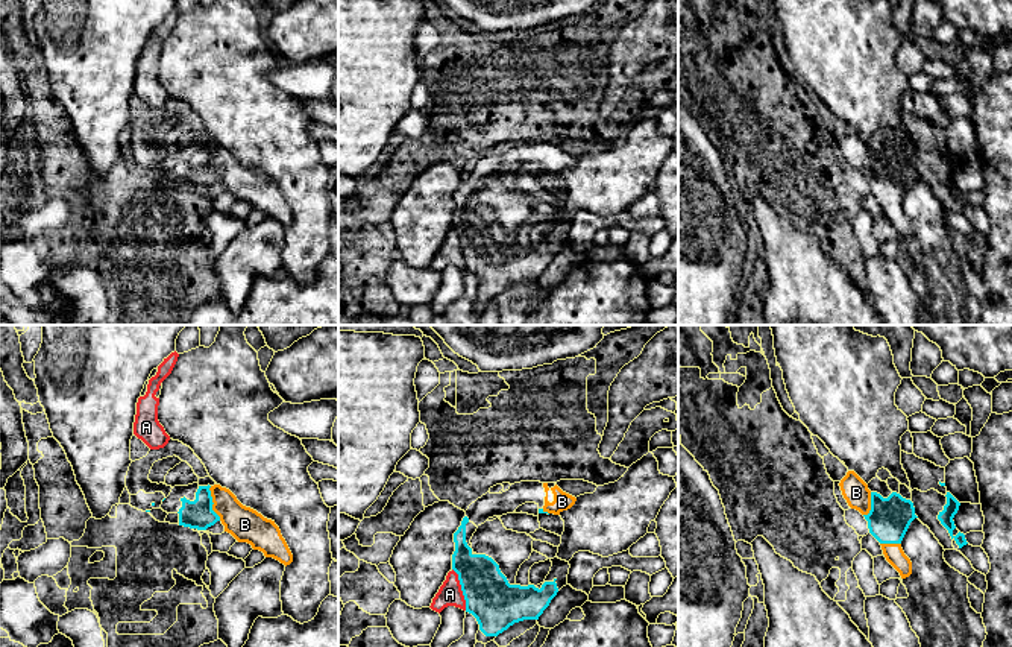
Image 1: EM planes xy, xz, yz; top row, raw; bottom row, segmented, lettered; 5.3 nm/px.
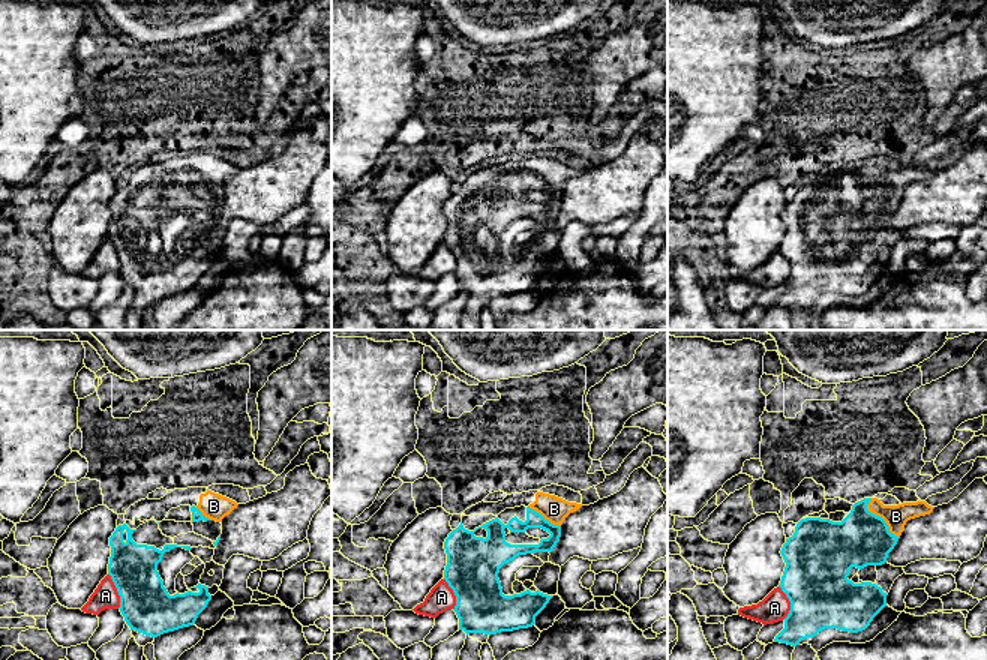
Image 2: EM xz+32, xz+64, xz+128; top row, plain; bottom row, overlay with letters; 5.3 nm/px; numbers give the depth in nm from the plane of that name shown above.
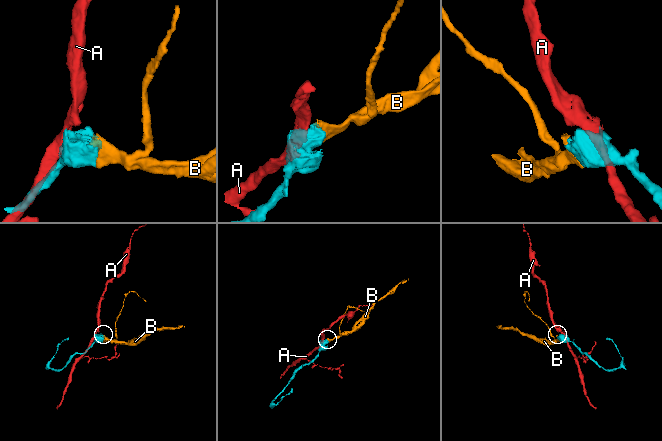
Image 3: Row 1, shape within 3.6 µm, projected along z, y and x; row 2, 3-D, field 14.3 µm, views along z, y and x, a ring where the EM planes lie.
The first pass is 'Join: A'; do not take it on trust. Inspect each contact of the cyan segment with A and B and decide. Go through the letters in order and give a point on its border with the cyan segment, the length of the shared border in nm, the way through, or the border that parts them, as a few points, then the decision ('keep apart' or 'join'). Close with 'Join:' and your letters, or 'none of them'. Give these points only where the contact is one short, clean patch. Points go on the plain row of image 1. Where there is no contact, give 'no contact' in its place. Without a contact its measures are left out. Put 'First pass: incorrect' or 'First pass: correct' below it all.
A: meets cyan in xz at (462, 249); contact 240 nm long; keep apart
B: meets cyan in xy at (213, 163); contact 190 nm long; join
Join: B
First pass: incorrect

